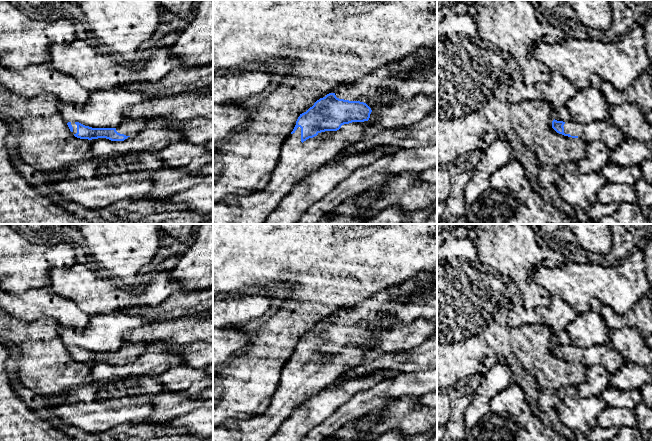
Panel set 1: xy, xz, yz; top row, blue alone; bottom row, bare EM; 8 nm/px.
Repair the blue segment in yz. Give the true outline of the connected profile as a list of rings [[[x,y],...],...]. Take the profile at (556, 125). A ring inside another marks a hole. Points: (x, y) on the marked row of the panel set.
[[[552,121],[552,128],[564,136],[579,138],[584,142],[603,142],[611,151],[617,148],[627,136],[617,127],[606,121],[585,124],[575,122]]]

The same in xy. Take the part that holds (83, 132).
[[[125,118],[117,128],[92,128],[79,122],[68,122],[67,125],[74,136],[80,139],[106,138],[111,141],[124,141],[145,129],[151,122],[152,120],[144,118]]]

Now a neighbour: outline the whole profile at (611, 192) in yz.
[[[607,182],[599,190],[597,201],[603,204],[609,204],[611,202],[636,204],[638,203],[638,194],[631,185]]]

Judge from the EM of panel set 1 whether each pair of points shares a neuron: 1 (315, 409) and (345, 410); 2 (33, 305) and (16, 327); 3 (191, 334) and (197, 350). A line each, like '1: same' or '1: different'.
1: different
2: different
3: different

